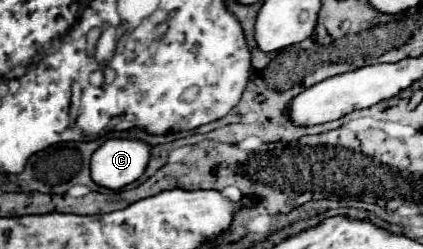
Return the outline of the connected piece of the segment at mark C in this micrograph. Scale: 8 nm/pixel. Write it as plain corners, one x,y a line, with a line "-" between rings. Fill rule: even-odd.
108,139
90,161
92,179
106,189
122,189
134,183
146,169
150,145
134,139

